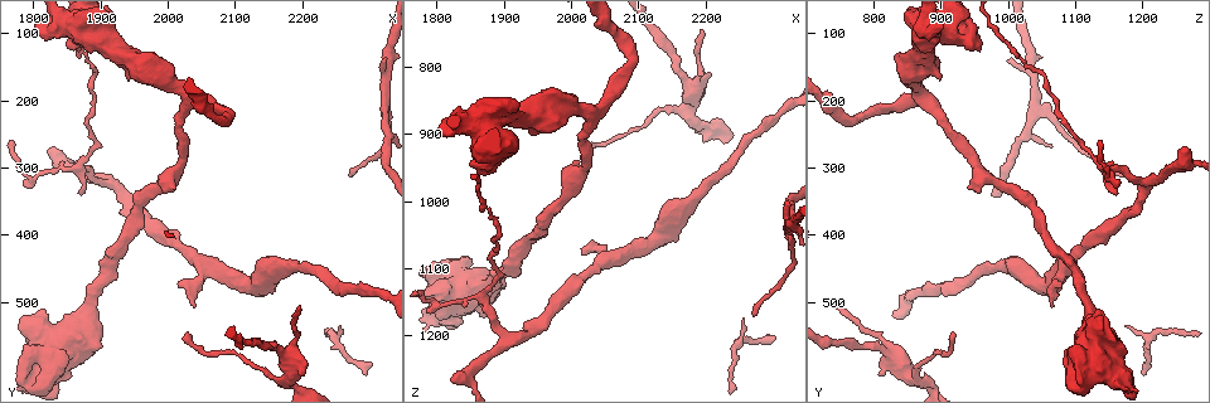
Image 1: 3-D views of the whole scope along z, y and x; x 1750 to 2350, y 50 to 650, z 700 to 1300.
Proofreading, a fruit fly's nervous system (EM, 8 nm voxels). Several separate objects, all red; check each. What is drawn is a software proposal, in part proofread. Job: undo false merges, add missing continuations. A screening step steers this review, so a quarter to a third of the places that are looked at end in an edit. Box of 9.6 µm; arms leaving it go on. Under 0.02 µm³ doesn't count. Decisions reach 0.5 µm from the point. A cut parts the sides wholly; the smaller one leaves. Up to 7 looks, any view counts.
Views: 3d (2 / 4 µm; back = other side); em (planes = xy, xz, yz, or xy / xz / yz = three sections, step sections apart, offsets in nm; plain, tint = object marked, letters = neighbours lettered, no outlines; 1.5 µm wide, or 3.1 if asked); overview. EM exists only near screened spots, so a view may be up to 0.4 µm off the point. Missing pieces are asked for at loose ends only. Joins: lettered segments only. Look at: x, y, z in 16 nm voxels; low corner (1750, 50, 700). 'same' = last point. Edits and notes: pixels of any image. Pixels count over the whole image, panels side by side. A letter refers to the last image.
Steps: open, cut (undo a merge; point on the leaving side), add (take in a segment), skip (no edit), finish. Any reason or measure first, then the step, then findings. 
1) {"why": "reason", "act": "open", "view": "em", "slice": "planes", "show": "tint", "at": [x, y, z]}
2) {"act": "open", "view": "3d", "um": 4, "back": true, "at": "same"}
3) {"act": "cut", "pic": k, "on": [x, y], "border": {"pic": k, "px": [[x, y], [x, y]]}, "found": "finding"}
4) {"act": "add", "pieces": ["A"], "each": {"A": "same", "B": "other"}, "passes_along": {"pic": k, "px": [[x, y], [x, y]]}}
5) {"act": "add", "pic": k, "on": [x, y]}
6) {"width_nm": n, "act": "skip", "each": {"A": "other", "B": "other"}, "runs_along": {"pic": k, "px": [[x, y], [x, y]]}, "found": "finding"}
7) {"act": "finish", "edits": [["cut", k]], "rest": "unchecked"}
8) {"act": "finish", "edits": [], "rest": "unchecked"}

{"why": "a fork", "act": "open", "view": "3d", "um": 4, "at": [2030, 190, 870]}

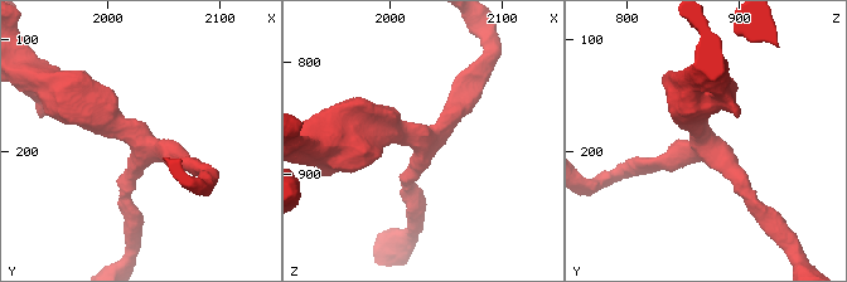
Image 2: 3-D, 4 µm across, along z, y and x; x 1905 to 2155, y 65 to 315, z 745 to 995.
{"arms": 3, "arm_widths_nm": [200, 280, 400], "act": "open", "view": "em", "slice": "planes", "show": "letters", "at": [2028, 196, 874]}

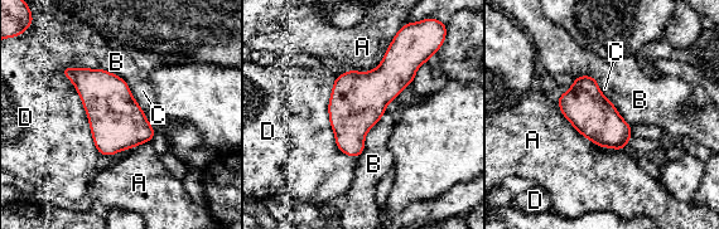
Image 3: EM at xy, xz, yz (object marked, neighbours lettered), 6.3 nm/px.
{"width_nm": 340, "act": "skip", "each": {"A": "other", "B": "other", "C": "other", "D": "other"}, "found": "one neuron here"}

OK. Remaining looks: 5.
{"why": "branch point", "act": "open", "view": "3d", "um": 2, "at": [1865, 300, 1140]}

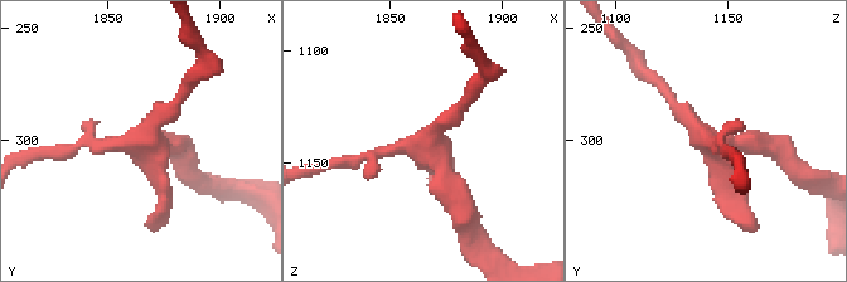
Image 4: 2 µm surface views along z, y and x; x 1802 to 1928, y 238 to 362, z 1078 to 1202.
{"why": "now the EM", "act": "open", "view": "em", "slice": "xy", "step": 4, "show": "tint", "at": [1869, 298, 1140]}

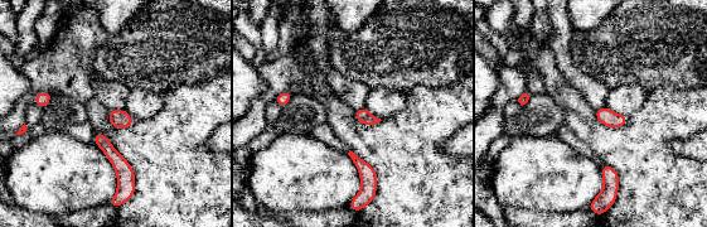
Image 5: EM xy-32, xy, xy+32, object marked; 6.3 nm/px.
{"act": "open", "view": "em", "slice": "planes", "show": "letters", "at": "same"}

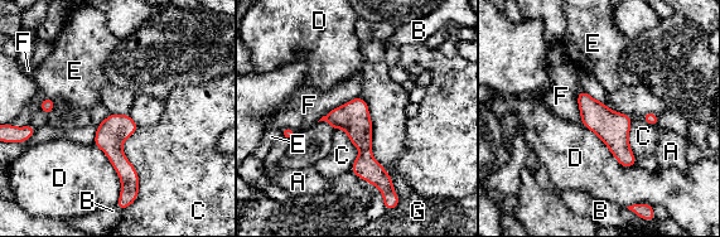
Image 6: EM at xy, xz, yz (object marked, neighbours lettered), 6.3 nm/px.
{"act": "skip", "each": {"A": "other", "B": "other", "C": "other", "D": "other", "E": "other", "F": "other", "G": "other"}, "border": {"pic": 6, "px": [[139, 127], [122, 144], [138, 197]]}, "found": "one neuron here"}

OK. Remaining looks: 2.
{"act": "open", "view": "3d", "um": 2, "at": [2195, 505, 745]}

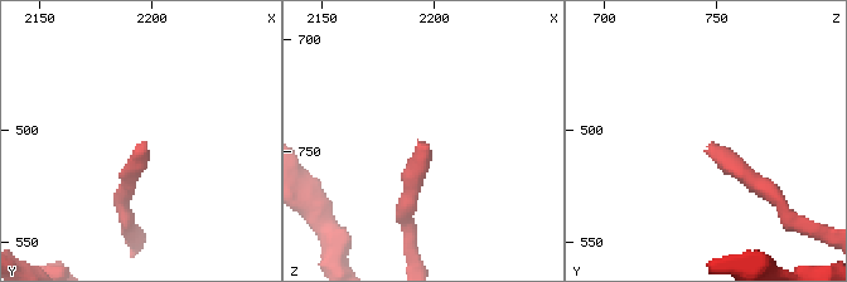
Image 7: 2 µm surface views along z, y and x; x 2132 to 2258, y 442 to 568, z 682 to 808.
{"act": "open", "view": "em", "slice": "planes", "show": "letters", "at": [2192, 507, 748]}

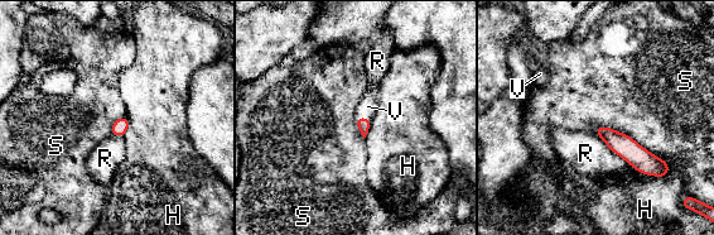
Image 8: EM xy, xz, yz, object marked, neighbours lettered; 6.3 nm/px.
{"act": "add", "pieces": ["V"], "each": {"H": "other", "R": "other", "S": "other", "V": "same"}, "passes_along": {"pic": 8, "px": [[363, 124], [363, 118], [367, 106]]}, "found": "the neuron continues"}

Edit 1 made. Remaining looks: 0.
{"act": "finish", "edits": [["add", 8]], "rest": "unchecked"}

